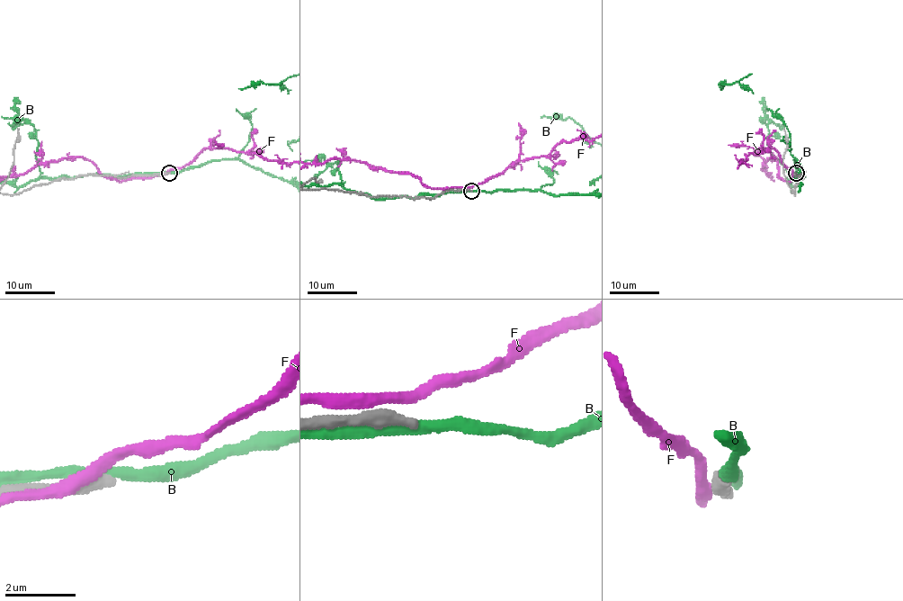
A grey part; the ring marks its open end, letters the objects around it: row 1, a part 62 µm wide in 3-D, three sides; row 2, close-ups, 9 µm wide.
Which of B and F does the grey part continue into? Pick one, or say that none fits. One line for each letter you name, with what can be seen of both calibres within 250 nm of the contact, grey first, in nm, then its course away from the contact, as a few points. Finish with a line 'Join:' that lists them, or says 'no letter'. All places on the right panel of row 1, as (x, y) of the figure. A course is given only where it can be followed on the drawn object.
Join: no letter

